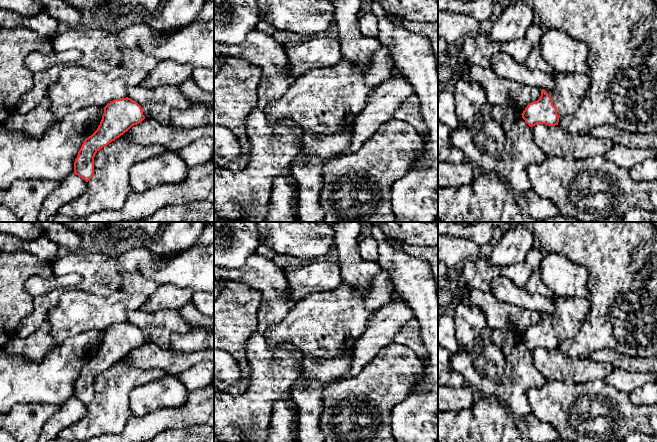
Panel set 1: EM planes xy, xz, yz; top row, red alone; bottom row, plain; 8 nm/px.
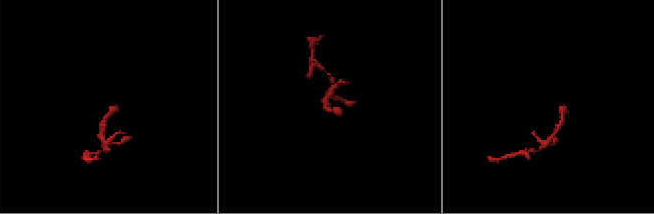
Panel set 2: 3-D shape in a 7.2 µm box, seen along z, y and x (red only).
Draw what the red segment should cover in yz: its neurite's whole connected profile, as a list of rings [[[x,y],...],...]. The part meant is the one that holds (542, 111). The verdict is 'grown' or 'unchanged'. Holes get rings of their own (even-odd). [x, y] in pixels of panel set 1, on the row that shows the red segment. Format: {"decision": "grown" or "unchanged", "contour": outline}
{"decision": "grown", "contour": [[[554,74],[554,81],[554,90],[542,89],[540,98],[529,103],[521,114],[530,127],[558,125],[561,115],[572,114],[578,108],[590,86],[590,78],[585,74]]]}

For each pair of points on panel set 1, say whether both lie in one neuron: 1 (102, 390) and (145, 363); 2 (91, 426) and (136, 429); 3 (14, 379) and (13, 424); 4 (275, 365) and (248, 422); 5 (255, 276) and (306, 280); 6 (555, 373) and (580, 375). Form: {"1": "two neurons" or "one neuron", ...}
{"1": "two neurons", "2": "two neurons", "3": "two neurons", "4": "one neuron", "5": "two neurons", "6": "one neuron"}

